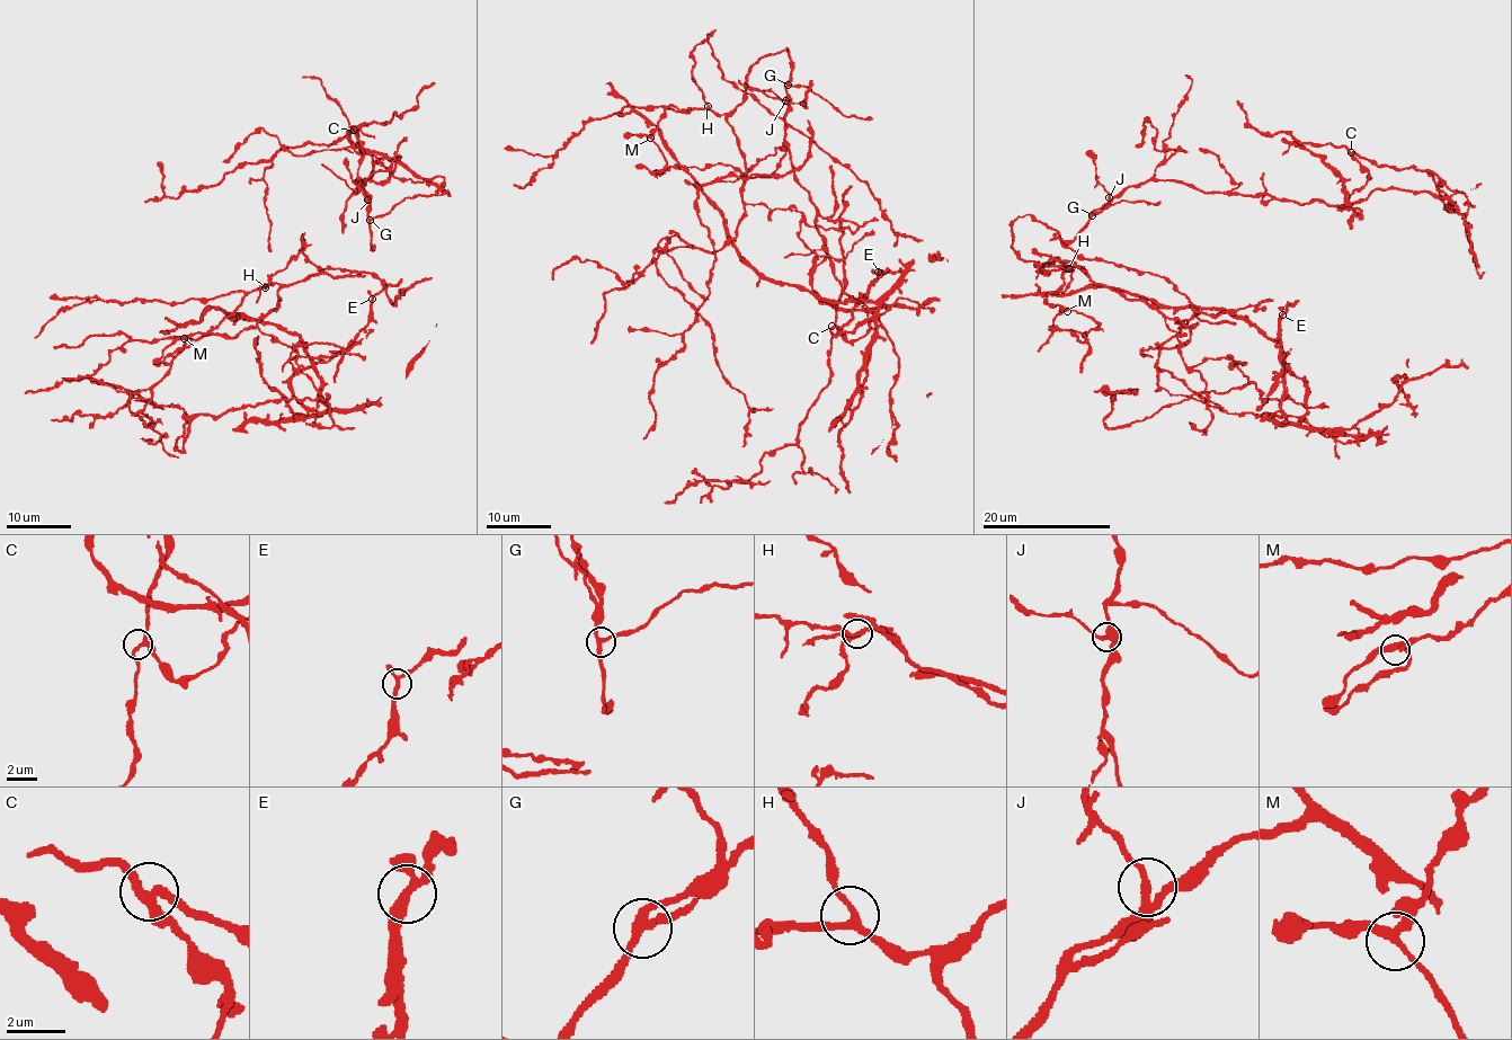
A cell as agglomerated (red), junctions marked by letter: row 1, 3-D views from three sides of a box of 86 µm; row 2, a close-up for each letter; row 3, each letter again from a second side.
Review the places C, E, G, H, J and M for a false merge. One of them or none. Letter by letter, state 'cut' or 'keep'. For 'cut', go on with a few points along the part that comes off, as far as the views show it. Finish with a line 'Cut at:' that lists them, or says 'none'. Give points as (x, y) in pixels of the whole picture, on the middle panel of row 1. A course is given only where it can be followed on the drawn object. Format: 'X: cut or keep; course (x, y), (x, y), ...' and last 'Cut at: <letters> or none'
C: keep
E: keep
G: keep
H: keep
J: keep
M: keep
Cut at: none

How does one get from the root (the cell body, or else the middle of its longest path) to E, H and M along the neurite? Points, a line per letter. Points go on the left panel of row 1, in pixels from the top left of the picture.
E: (281, 289), (197, 331), (216, 305), (296, 334), (329, 410), (312, 411), (292, 378), (347, 347), (372, 299)
H: (281, 289), (277, 284), (265, 287)
M: (281, 289), (270, 284), (248, 291), (243, 301), (215, 327), (184, 338)

